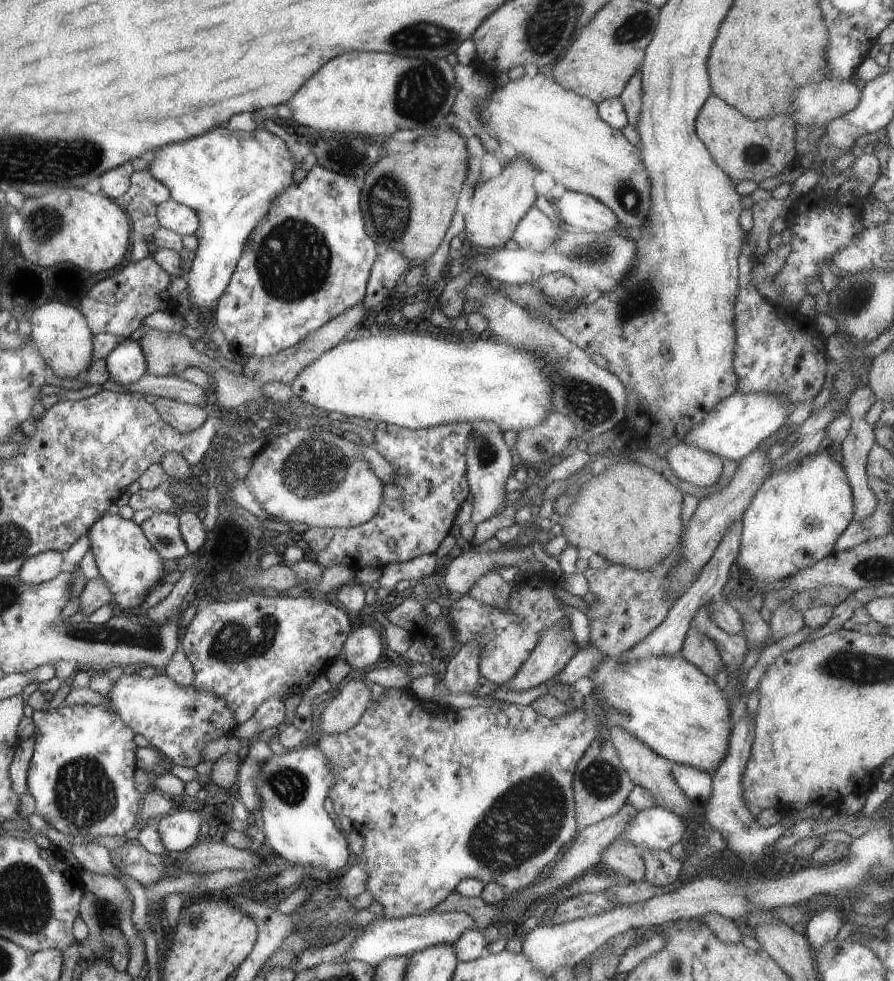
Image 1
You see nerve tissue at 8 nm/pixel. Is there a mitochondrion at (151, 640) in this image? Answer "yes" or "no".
yes

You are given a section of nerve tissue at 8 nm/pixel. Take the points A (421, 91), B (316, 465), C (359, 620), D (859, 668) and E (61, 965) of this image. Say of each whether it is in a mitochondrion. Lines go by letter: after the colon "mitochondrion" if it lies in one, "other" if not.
A: mitochondrion
B: mitochondrion
C: other
D: mitochondrion
E: other

